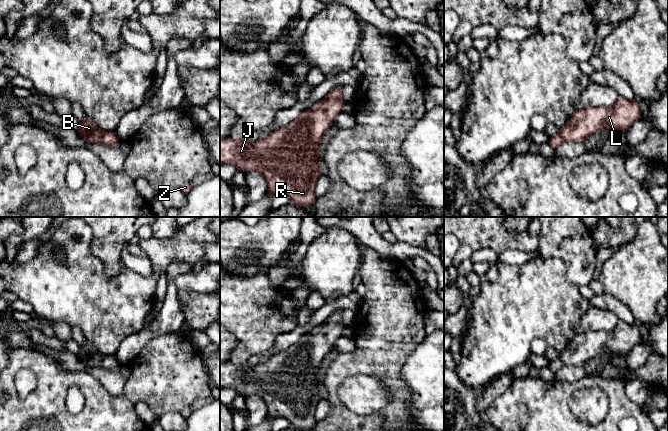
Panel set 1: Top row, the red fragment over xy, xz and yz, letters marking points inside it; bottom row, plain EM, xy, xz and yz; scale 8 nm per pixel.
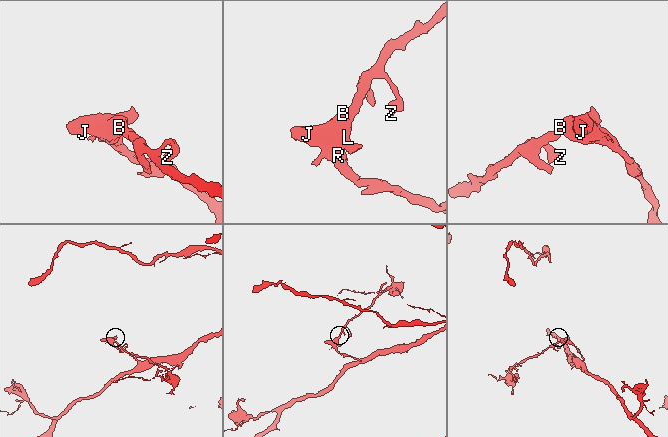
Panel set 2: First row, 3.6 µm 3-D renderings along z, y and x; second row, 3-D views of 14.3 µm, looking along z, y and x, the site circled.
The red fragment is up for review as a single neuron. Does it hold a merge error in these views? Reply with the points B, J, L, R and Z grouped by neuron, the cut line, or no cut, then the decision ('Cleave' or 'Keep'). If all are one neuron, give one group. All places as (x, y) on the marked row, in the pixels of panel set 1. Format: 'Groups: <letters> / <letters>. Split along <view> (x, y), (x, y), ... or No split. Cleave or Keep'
Groups: B J L R Z. No split. Keep

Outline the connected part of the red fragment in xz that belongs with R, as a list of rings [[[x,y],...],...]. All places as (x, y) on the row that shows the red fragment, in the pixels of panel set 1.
[[[342,85],[333,87],[327,97],[303,111],[297,119],[284,128],[273,131],[266,139],[259,138],[252,144],[248,143],[248,138],[242,140],[233,140],[229,137],[220,139],[220,165],[232,164],[244,173],[259,172],[267,181],[266,194],[284,193],[290,197],[291,203],[298,207],[306,209],[314,206],[317,199],[314,193],[315,184],[322,175],[319,170],[321,159],[318,158],[318,148],[325,132],[331,128],[332,120],[343,111],[345,101],[342,99],[342,87]]]

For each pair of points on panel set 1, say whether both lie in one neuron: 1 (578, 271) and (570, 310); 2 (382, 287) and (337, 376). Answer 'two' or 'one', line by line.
1: two
2: one

